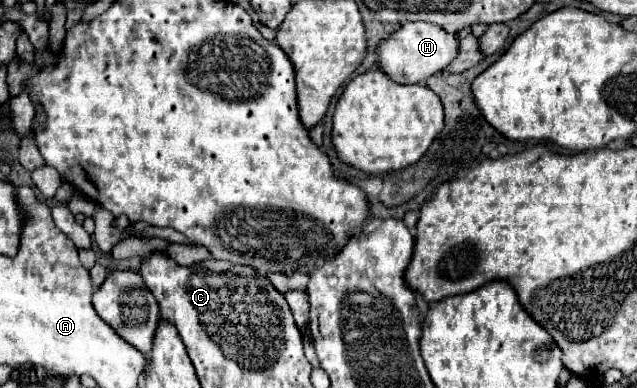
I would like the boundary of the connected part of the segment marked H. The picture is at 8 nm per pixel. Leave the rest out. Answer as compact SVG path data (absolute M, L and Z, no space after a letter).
M408 22L398 32L378 44L378 66L398 84L418 84L432 74L442 72L458 54L458 40L440 26L426 22Z

